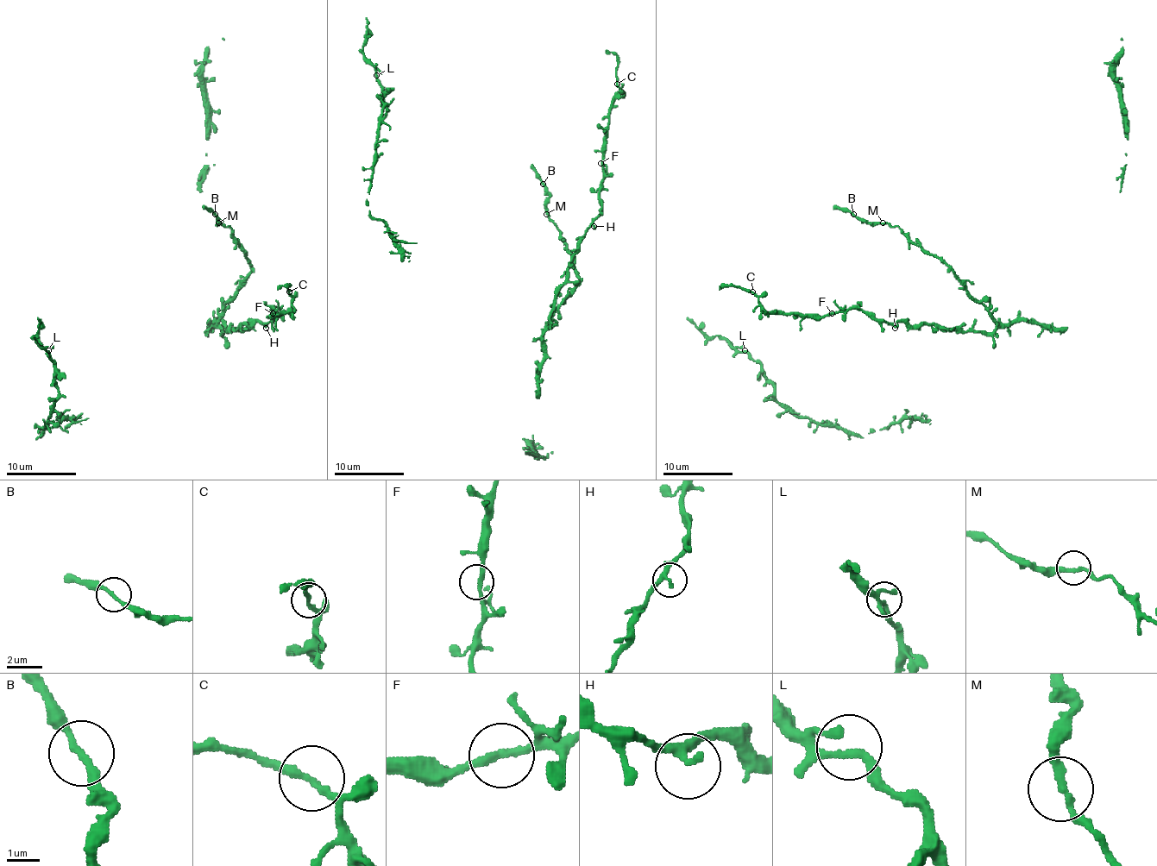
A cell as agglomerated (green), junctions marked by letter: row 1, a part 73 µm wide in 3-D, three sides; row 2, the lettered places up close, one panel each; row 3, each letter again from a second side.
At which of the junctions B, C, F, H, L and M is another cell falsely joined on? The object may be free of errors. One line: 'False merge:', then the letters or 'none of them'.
False merge: none of them

